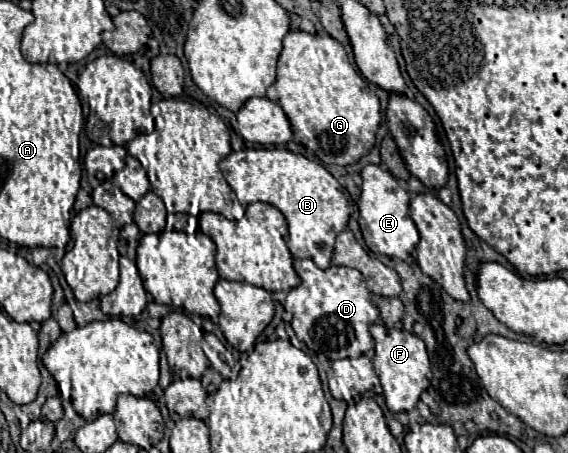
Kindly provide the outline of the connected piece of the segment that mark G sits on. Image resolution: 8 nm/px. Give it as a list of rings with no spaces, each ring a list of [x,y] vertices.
[[[289,32],[285,36],[283,52],[277,64],[277,80],[267,90],[267,98],[283,108],[283,112],[291,122],[295,138],[303,146],[313,150],[315,156],[325,164],[339,164],[339,166],[355,164],[375,146],[375,136],[381,122],[379,98],[367,86],[363,76],[353,68],[345,48],[327,34],[311,36],[307,32]]]

